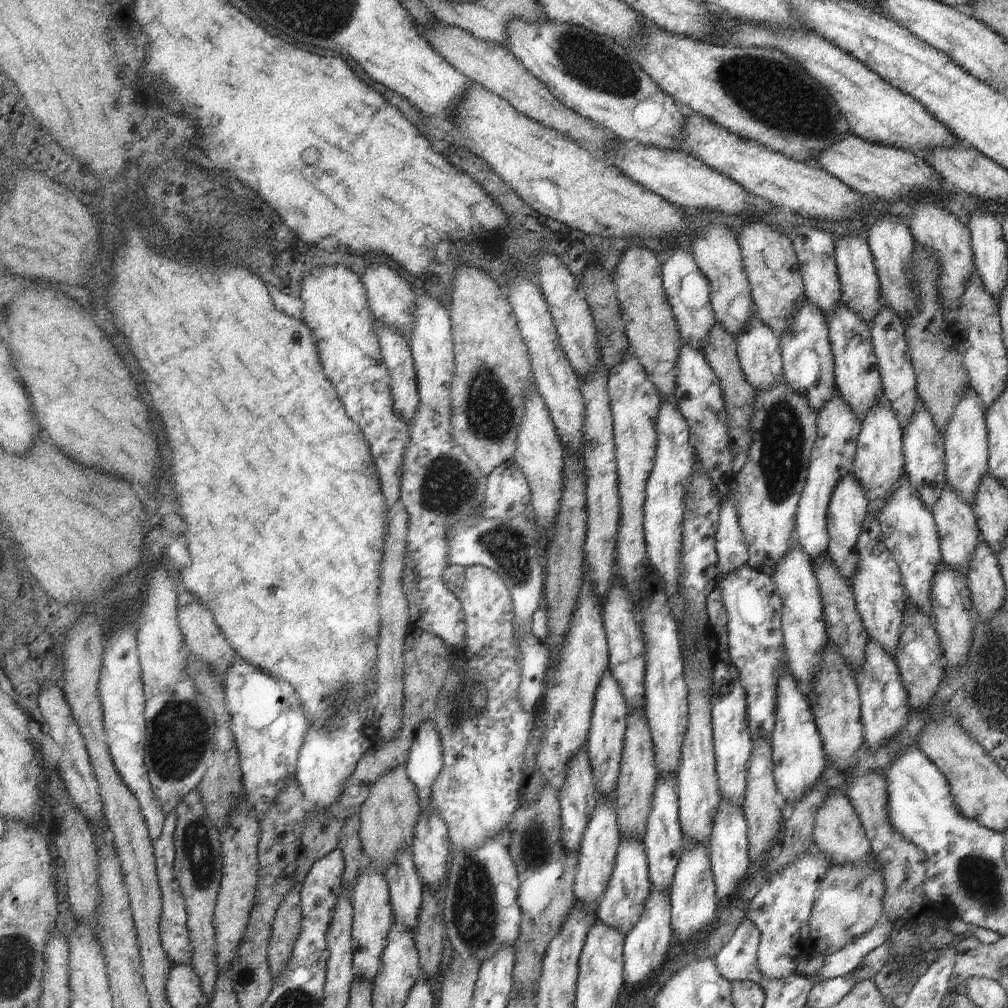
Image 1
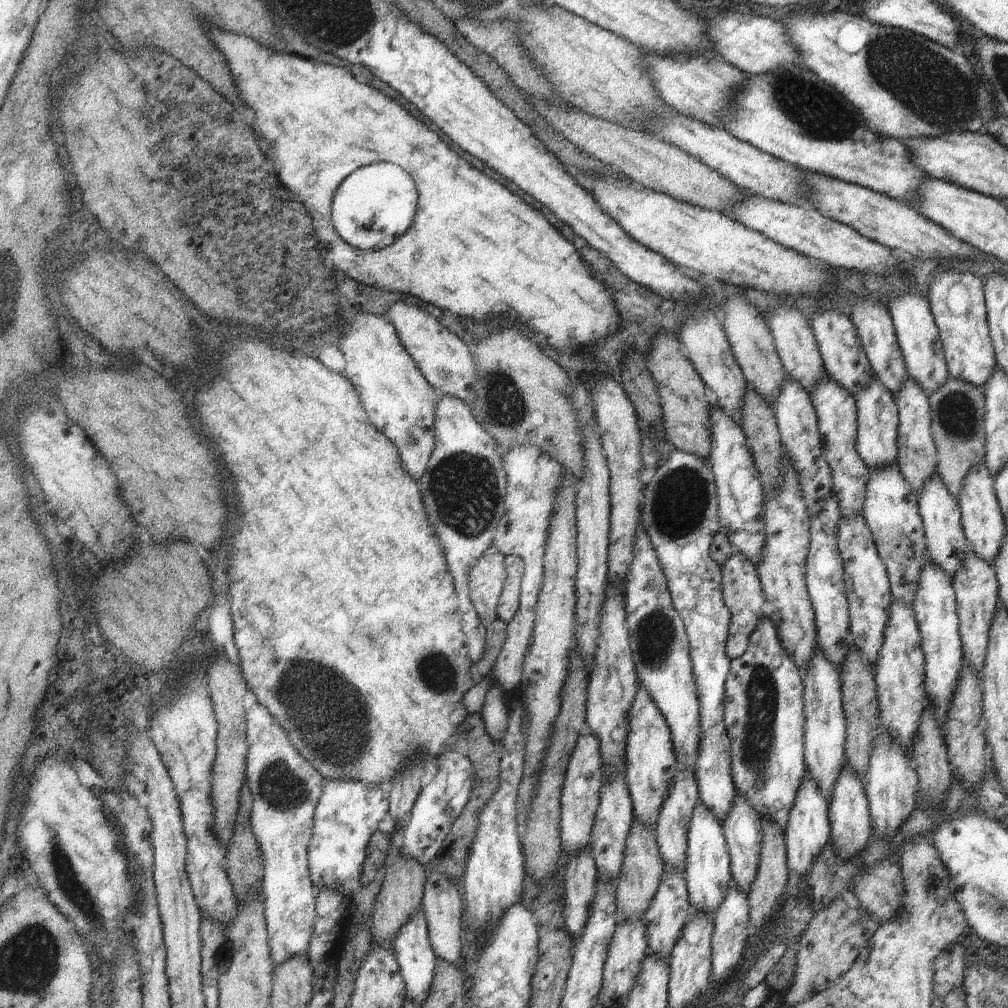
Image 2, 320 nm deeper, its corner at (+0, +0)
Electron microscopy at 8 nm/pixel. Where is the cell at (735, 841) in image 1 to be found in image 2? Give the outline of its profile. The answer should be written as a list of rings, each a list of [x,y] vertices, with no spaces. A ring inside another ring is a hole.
[[[734,886],[732,891],[725,896],[720,908],[713,914],[712,927],[715,930],[713,930],[711,936],[712,977],[717,984],[725,982],[731,976],[731,970],[737,966],[741,952],[743,952],[743,944],[745,944],[745,938],[747,938],[747,926],[749,926],[749,918],[747,918],[748,902],[745,902],[743,895]]]

